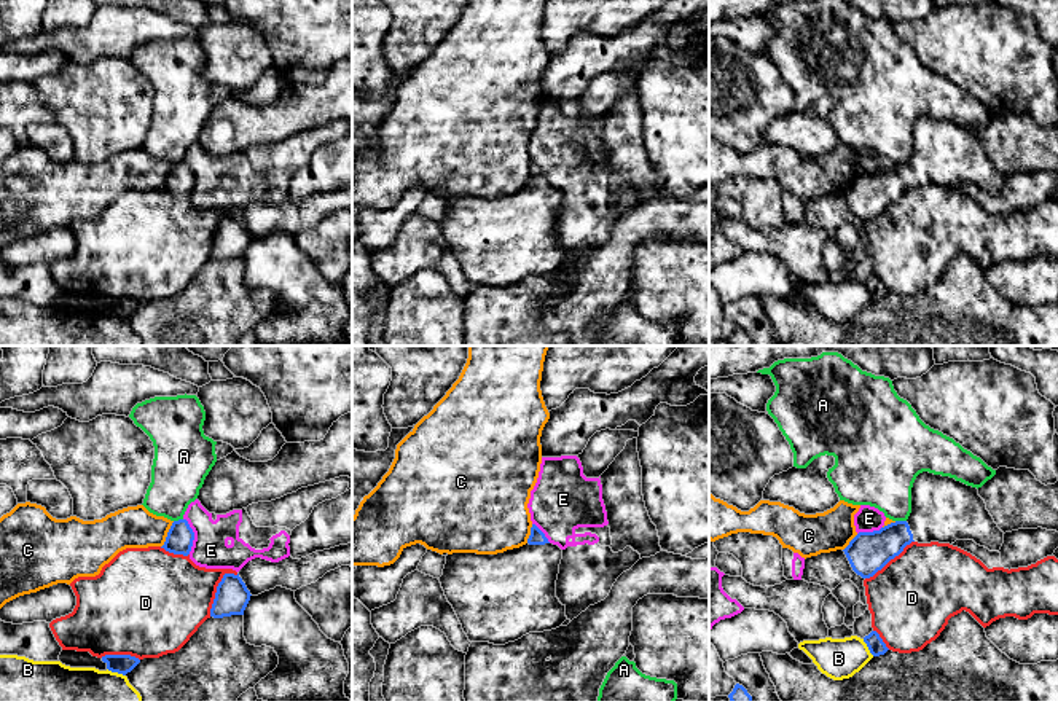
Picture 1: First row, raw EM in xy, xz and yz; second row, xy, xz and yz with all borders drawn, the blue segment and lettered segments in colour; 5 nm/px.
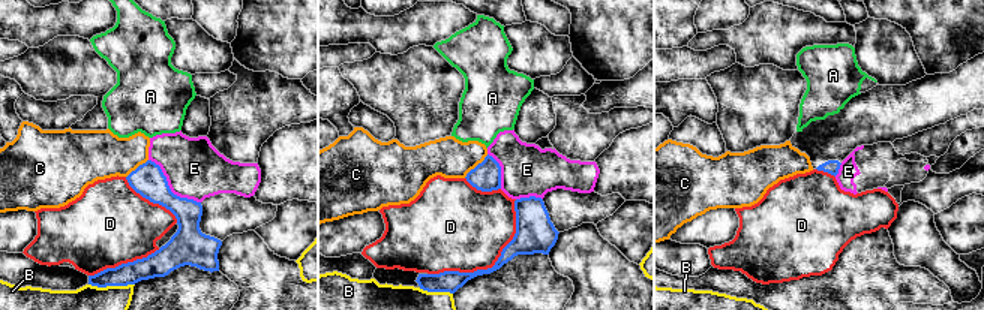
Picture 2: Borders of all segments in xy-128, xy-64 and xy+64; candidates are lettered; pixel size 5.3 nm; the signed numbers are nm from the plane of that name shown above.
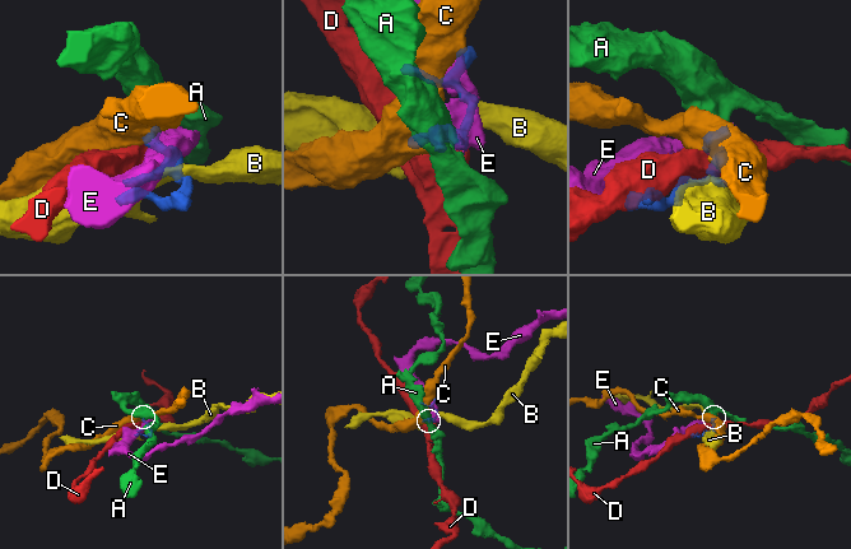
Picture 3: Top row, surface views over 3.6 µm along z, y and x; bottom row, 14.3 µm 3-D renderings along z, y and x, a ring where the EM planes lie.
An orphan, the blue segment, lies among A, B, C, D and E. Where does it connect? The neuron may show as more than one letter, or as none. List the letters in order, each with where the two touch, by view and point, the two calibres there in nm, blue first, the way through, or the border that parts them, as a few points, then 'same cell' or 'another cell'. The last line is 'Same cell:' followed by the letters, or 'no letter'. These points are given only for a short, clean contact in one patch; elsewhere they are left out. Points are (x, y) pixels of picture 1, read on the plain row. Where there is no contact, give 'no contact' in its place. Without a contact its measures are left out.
A: contact yz (901, 164); calibres 200 and 320 nm; border yz (896, 163), (905, 164); another cell
B: contact xy (117, 314); calibres 100 and 360 nm; another cell
C: contact xy (168, 177); calibres 140 and 200 nm; border xy (174, 164), (161, 190); another cell
D: contact xy (217, 231); calibres 170 and 420 nm; another cell
E: contact xy (193, 179); calibres 140 and 190 nm; another cell
Same cell: no letter

